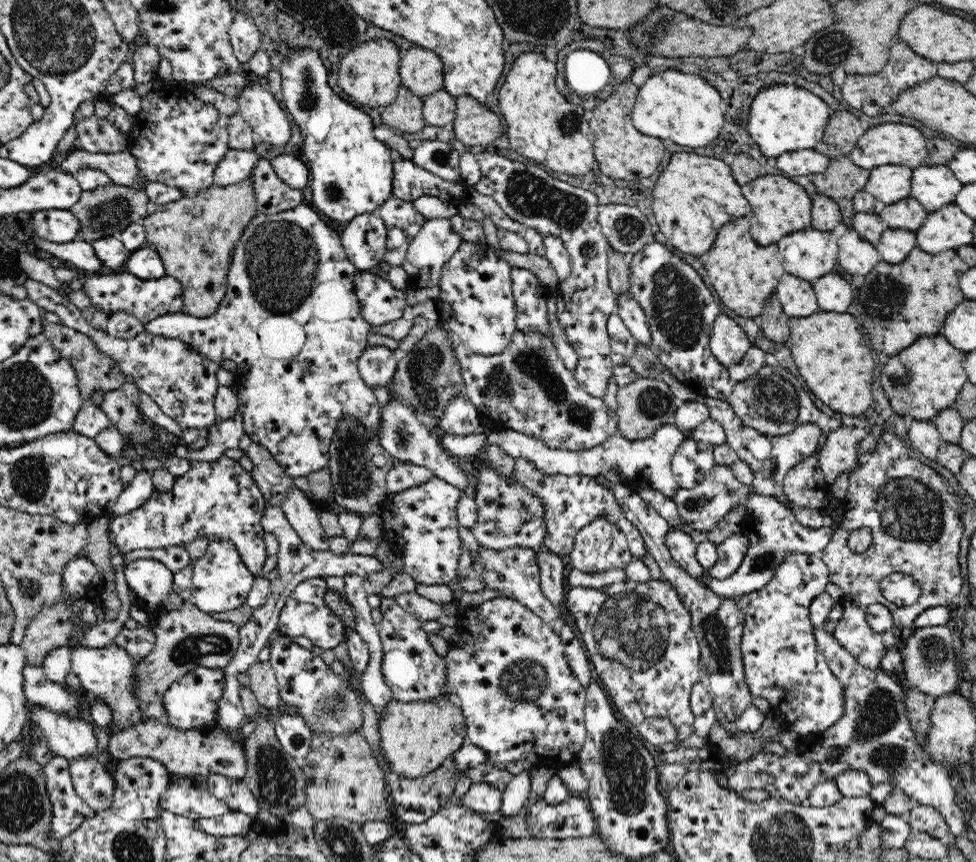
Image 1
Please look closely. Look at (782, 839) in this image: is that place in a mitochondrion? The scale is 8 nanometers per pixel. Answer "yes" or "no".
yes

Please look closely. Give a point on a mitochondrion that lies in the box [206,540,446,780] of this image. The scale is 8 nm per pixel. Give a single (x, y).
(335, 703)

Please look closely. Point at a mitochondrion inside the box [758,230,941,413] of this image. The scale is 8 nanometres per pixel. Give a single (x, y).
(885, 297)

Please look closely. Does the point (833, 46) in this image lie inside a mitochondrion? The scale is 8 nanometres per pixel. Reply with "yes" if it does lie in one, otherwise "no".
yes

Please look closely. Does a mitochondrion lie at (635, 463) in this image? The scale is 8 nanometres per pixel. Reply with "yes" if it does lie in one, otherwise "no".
no

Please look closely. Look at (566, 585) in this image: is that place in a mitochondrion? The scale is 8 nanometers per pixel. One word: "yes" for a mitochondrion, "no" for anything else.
no

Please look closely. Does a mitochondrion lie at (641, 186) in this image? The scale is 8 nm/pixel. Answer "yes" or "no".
no

